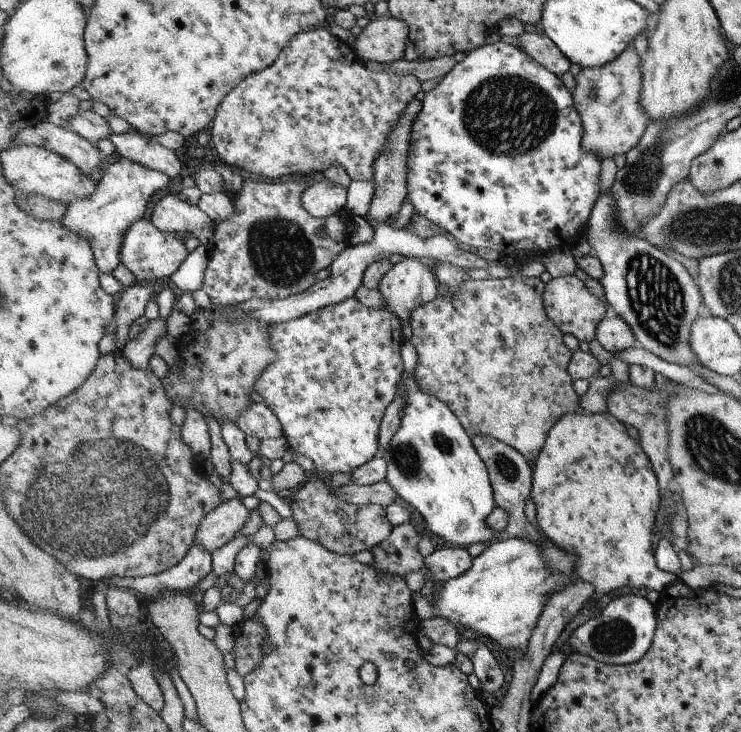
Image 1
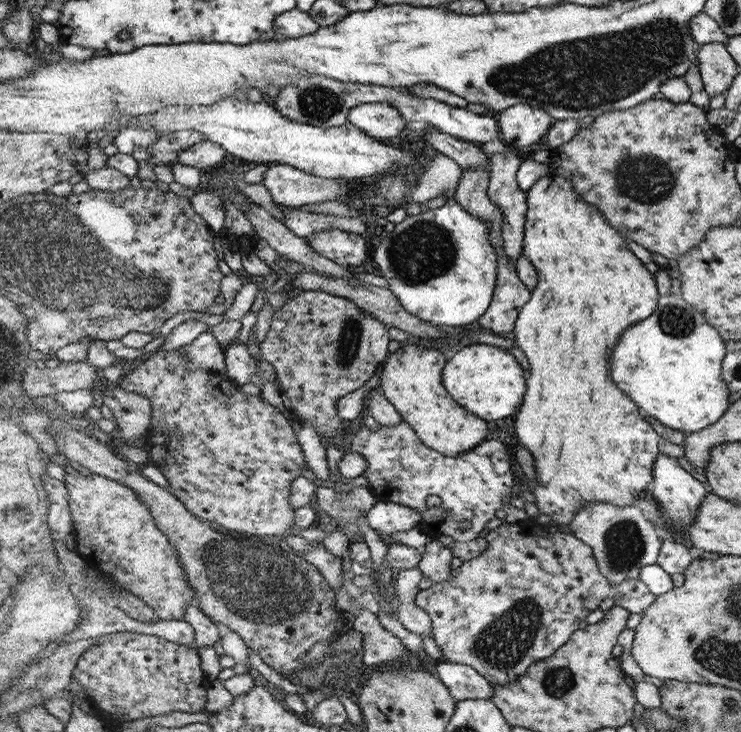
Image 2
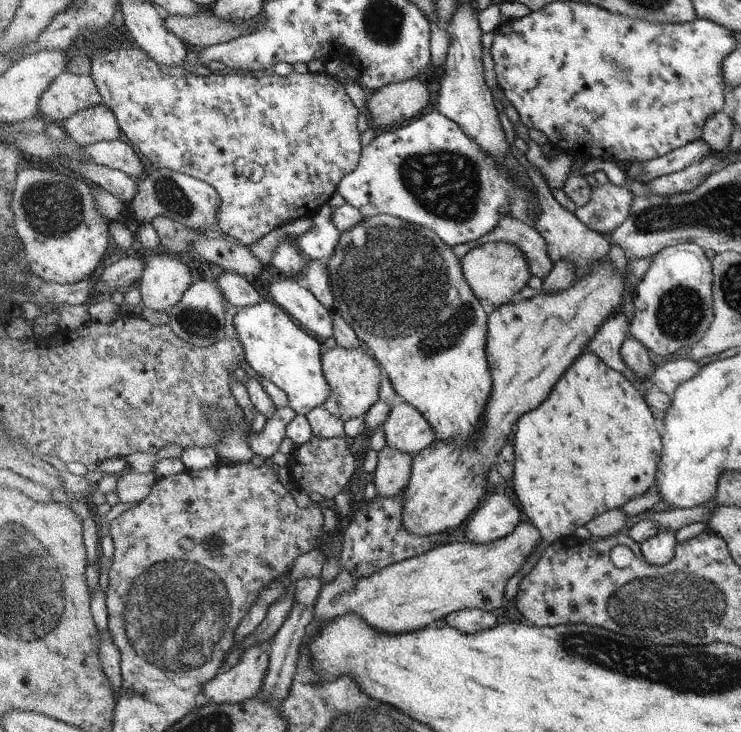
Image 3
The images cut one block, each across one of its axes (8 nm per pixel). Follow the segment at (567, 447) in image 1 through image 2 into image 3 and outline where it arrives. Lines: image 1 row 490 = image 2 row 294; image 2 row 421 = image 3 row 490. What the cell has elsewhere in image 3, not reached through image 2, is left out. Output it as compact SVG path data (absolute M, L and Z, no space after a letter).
M585 349L580 354L580 362L576 362L576 366L572 365L568 369L568 374L564 374L564 378L560 378L560 386L556 386L556 390L552 390L552 394L548 396L548 402L544 402L544 406L538 406L536 410L532 410L532 414L524 414L524 418L520 418L520 424L516 426L516 432L513 434L512 445L516 460L514 460L513 464L514 475L512 482L518 502L520 502L519 508L522 508L524 514L528 516L528 520L539 528L541 542L534 549L522 568L508 580L505 587L505 601L515 598L520 580L531 572L538 559L541 558L545 548L553 542L561 541L562 538L574 536L576 528L587 525L594 517L598 517L610 510L620 509L629 500L644 495L656 483L656 470L660 470L663 452L654 416L652 416L652 412L650 412L650 408L648 408L648 404L646 404L644 399L643 394L622 371L614 370L605 364L599 355Z

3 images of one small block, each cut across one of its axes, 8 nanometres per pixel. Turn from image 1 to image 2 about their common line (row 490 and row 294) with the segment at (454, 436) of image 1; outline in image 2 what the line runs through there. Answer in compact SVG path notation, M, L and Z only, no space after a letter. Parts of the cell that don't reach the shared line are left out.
M452 197L444 206L408 215L396 226L390 226L389 235L381 239L374 253L374 261L388 281L389 289L410 314L434 326L444 324L470 328L487 311L497 284L497 248L491 243L489 234L491 224L481 221Z

